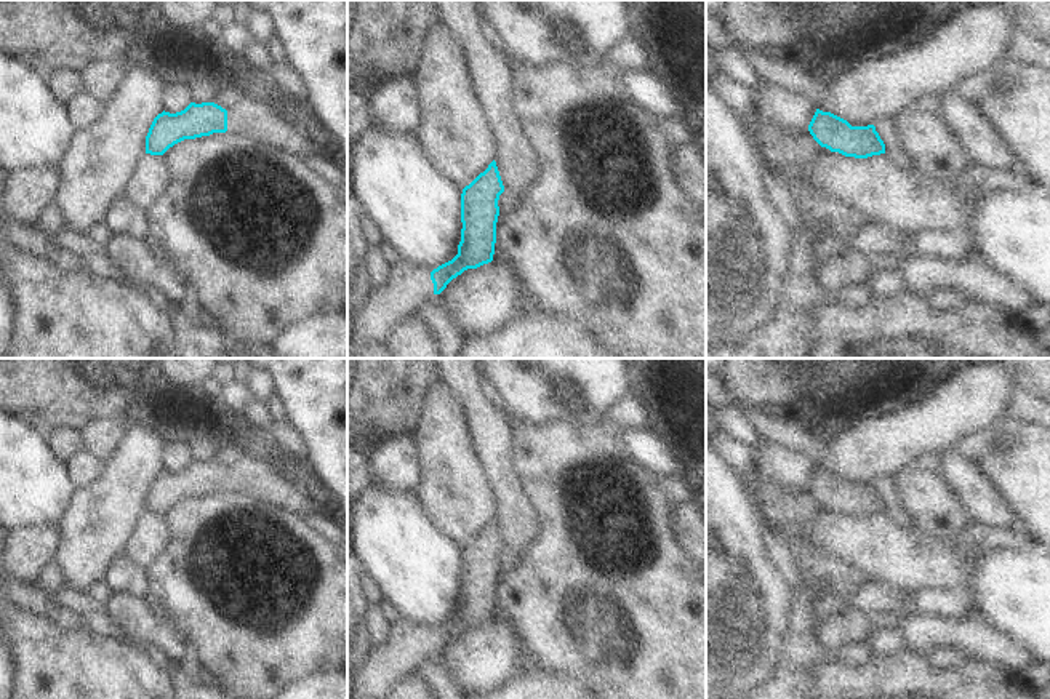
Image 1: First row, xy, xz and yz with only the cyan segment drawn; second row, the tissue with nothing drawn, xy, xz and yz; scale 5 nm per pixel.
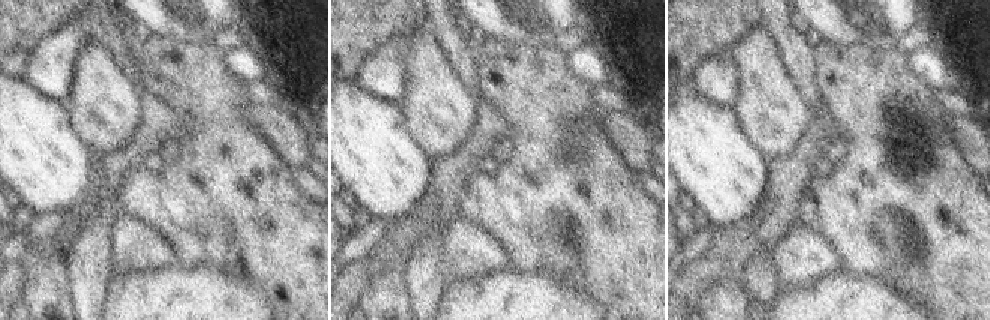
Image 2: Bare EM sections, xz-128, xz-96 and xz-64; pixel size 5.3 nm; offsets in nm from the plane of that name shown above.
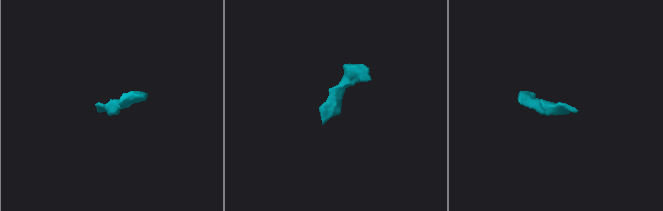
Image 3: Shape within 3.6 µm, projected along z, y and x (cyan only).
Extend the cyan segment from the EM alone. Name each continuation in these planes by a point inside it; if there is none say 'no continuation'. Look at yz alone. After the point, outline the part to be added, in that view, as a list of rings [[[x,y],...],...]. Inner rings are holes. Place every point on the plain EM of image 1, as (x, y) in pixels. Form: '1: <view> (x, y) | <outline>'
no continuation

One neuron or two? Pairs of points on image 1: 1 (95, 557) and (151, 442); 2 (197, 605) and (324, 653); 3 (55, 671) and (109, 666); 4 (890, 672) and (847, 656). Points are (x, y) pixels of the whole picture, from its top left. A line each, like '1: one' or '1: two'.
1: one
2: one
3: one
4: two

